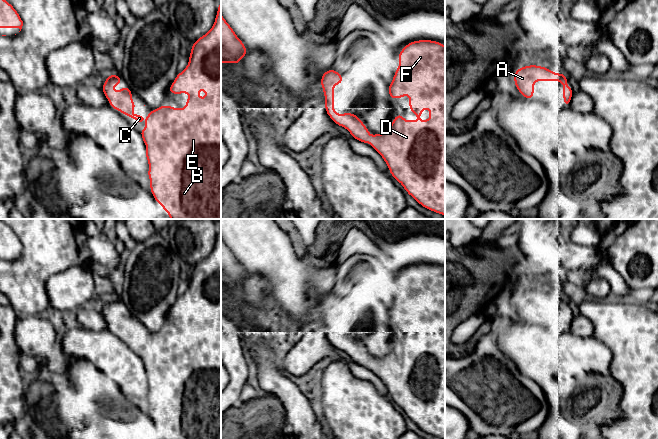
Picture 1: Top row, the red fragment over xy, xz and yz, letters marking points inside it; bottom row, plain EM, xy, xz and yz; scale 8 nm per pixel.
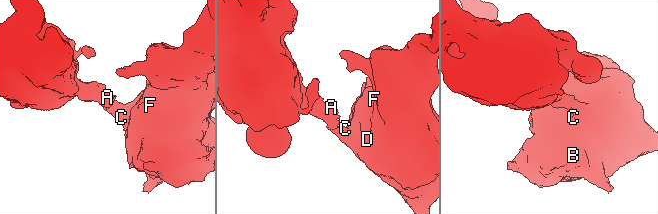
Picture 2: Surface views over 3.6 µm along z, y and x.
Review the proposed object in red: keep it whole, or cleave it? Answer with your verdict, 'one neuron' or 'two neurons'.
one neuron

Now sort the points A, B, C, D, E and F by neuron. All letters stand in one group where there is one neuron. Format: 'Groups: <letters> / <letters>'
Groups: A B C D E F

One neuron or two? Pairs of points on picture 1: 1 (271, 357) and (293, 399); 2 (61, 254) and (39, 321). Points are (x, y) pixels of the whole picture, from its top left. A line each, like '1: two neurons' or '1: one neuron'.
1: one neuron
2: two neurons

